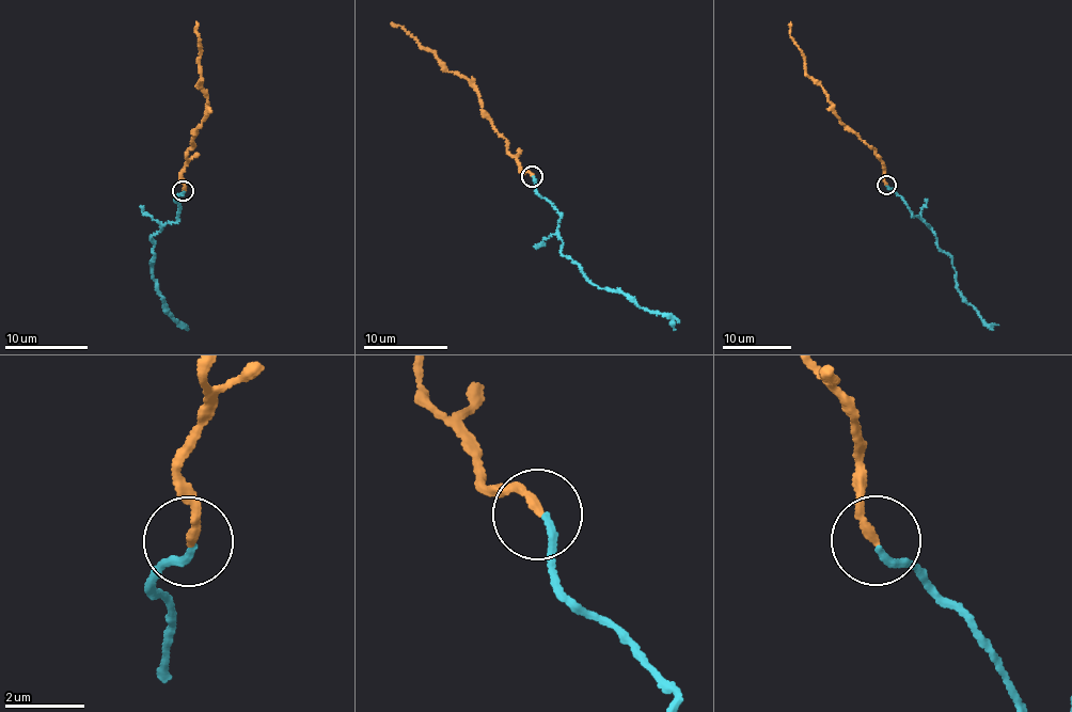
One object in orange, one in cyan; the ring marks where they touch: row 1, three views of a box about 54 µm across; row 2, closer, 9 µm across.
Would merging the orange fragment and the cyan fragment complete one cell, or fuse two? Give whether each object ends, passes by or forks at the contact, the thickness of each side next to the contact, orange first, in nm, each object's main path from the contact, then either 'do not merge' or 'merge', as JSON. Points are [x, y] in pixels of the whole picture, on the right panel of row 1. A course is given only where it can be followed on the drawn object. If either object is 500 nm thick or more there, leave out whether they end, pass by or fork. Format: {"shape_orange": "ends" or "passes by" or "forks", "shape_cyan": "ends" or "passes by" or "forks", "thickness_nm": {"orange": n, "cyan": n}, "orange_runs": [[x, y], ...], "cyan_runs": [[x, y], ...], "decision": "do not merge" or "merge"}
{"shape_orange": "ends", "shape_cyan": "ends", "thickness_nm": {"orange": 220, "cyan": 180}, "orange_runs": [[886, 184], [884, 165], [876, 151], [840, 121], [822, 86], [806, 74], [804, 53], [790, 35], [790, 21]], "cyan_runs": [[886, 186], [952, 259], [963, 300], [990, 326], [998, 325]], "decision": "merge"}

